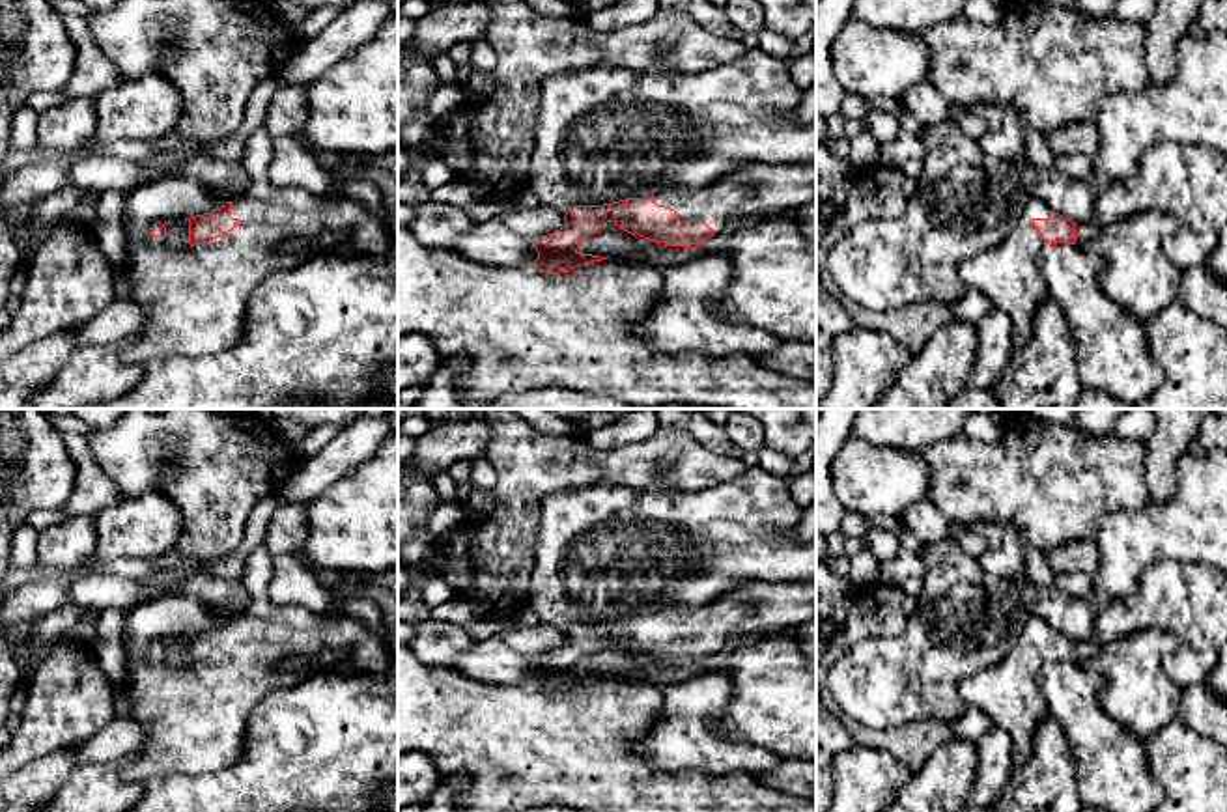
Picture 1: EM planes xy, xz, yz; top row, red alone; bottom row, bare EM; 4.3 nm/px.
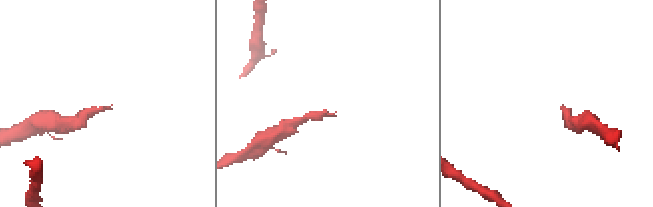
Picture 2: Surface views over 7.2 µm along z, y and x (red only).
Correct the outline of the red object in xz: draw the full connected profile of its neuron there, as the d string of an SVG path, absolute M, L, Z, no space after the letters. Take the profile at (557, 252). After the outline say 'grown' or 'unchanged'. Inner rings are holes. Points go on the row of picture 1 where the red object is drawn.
M741 164L734 174L698 190L573 205L560 230L536 239L534 265L558 274L607 259L577 250L583 239L607 222L654 243L691 246L713 237L732 217L779 215L811 202L816 202L816 164Z | grown

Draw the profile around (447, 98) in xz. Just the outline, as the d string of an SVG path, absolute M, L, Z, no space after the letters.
M459 82L441 84L435 93L430 97L431 116L444 116L463 105L469 99Z

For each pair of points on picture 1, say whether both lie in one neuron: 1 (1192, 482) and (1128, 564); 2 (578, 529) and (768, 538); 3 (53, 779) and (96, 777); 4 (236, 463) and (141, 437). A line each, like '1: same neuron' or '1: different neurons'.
1: same neuron
2: same neuron
3: different neurons
4: same neuron

